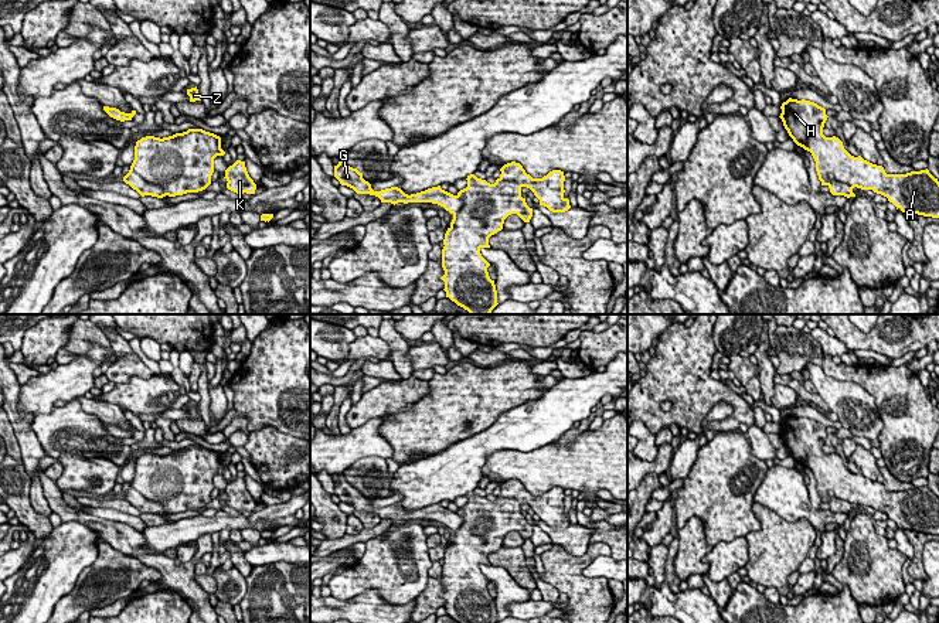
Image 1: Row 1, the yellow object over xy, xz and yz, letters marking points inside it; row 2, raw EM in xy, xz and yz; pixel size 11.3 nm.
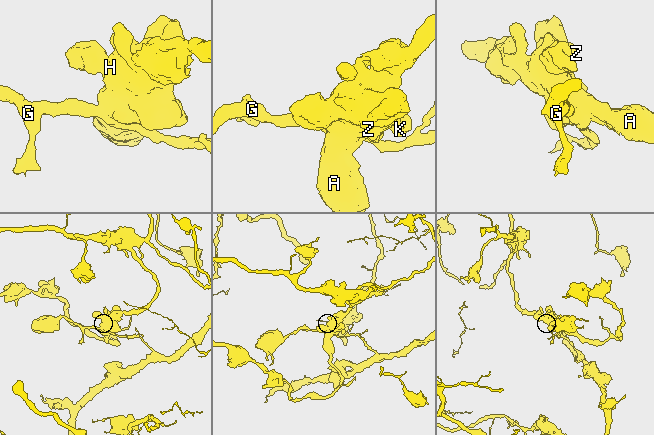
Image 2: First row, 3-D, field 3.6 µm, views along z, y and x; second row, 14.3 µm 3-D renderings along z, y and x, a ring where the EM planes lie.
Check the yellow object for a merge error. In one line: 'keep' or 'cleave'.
keep

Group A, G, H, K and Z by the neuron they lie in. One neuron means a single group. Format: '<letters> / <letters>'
A G H K Z

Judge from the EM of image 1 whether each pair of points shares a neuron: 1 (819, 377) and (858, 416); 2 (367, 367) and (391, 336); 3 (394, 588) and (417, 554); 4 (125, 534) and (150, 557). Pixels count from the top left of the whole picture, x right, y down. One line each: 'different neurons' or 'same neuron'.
1: same neuron
2: different neurons
3: same neuron
4: same neuron

